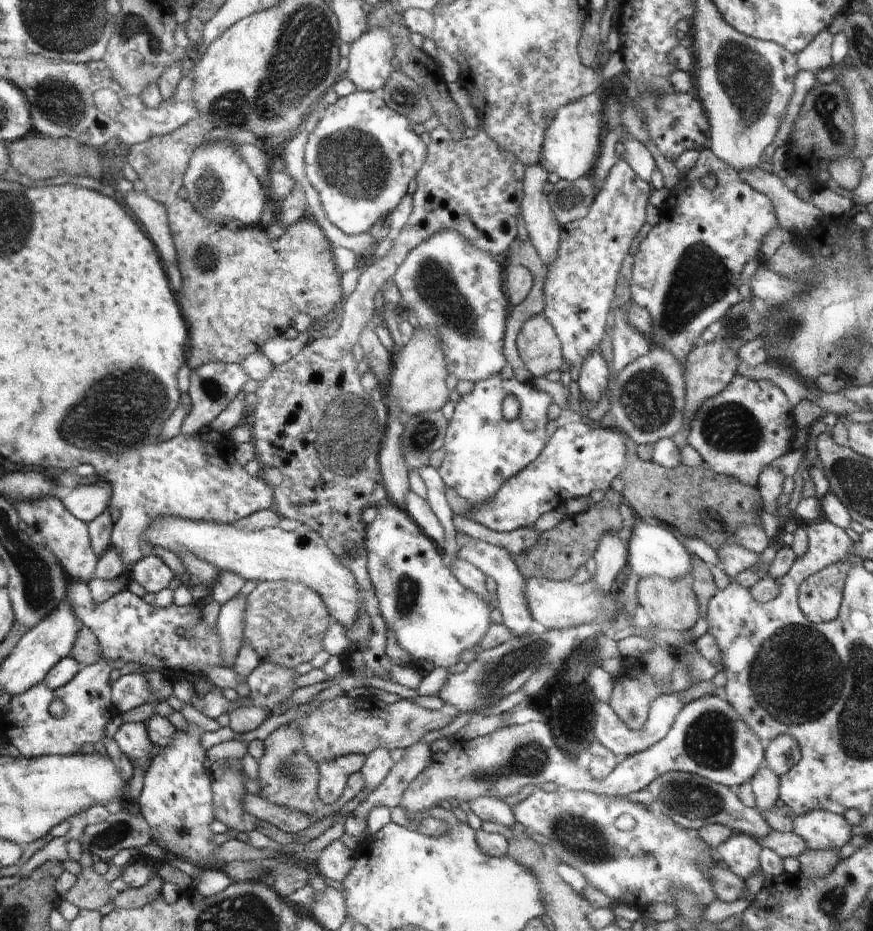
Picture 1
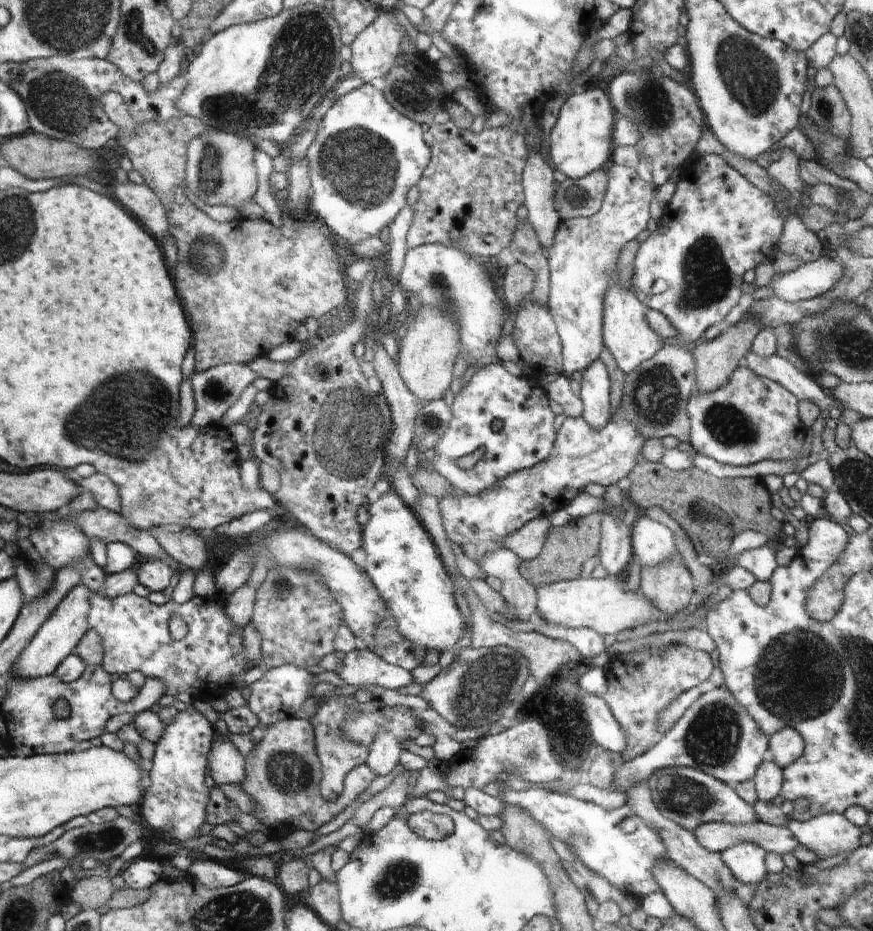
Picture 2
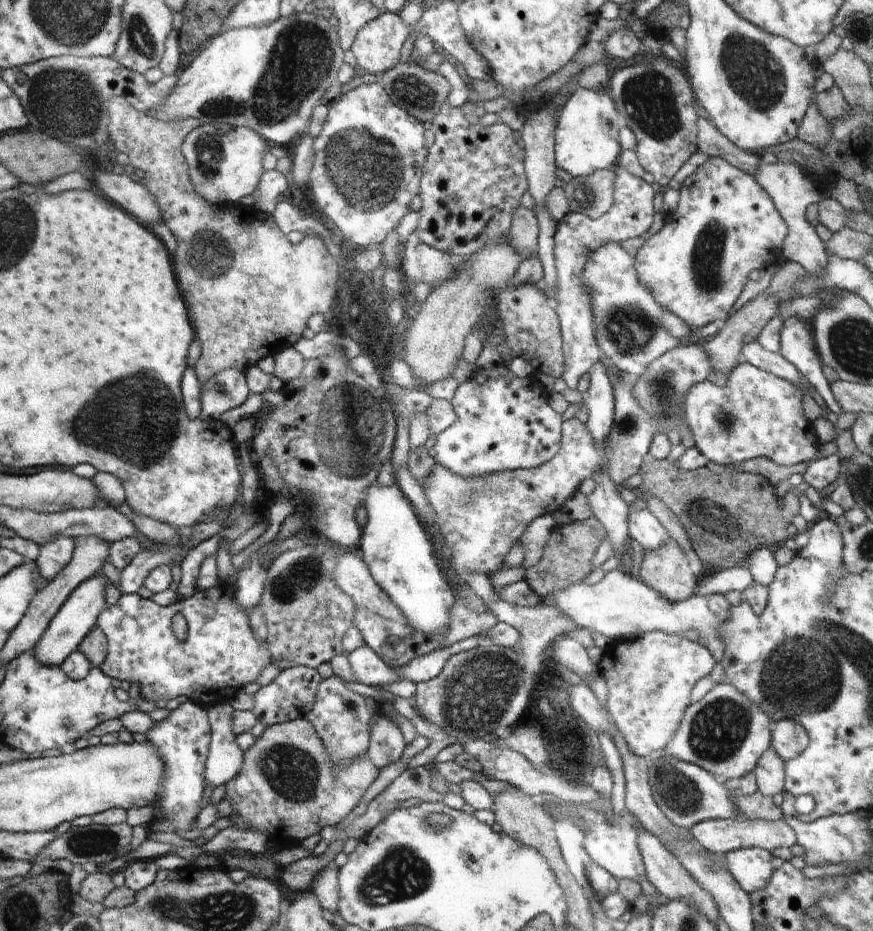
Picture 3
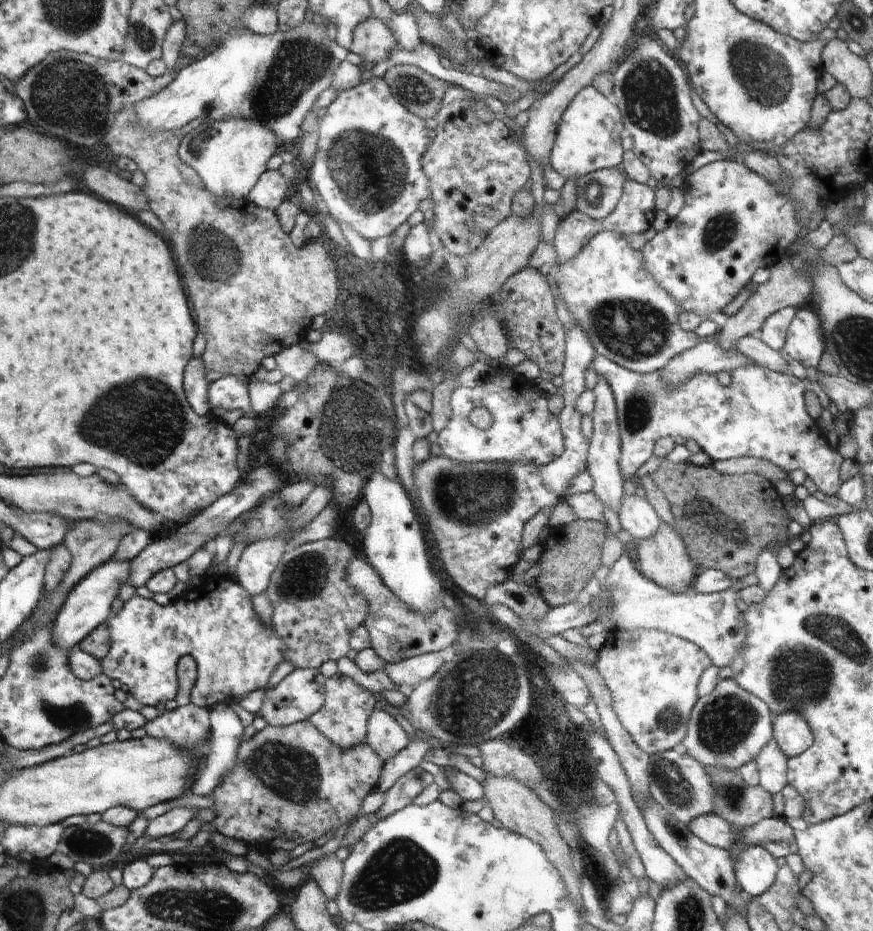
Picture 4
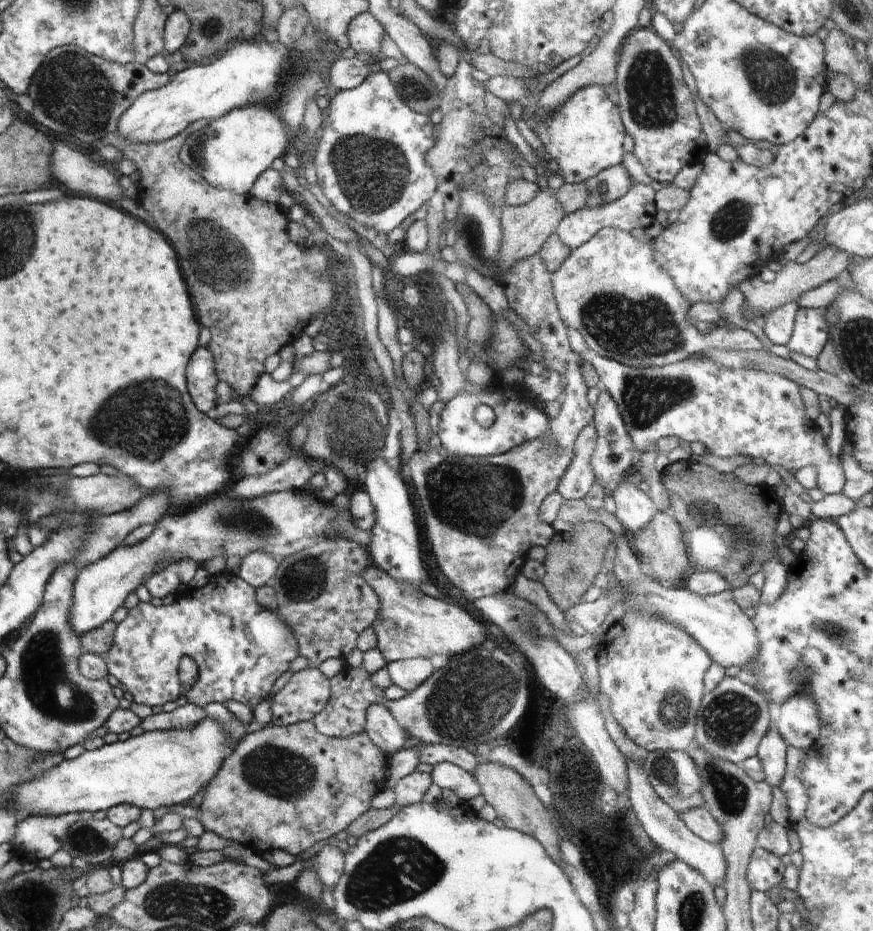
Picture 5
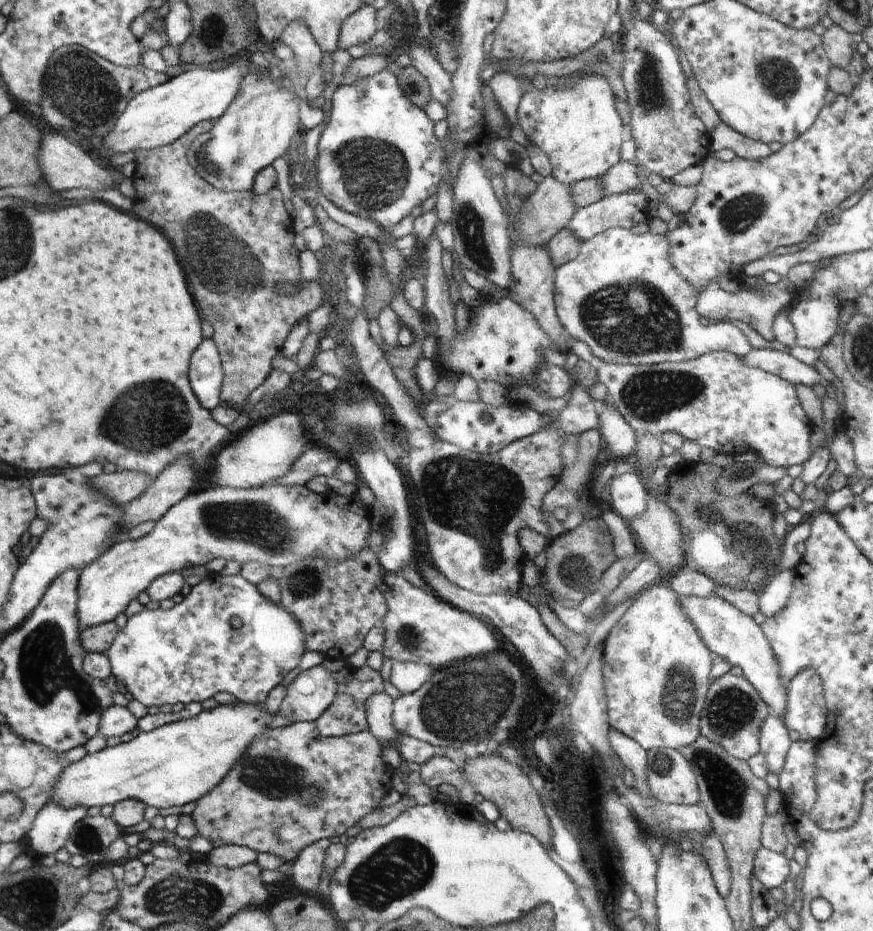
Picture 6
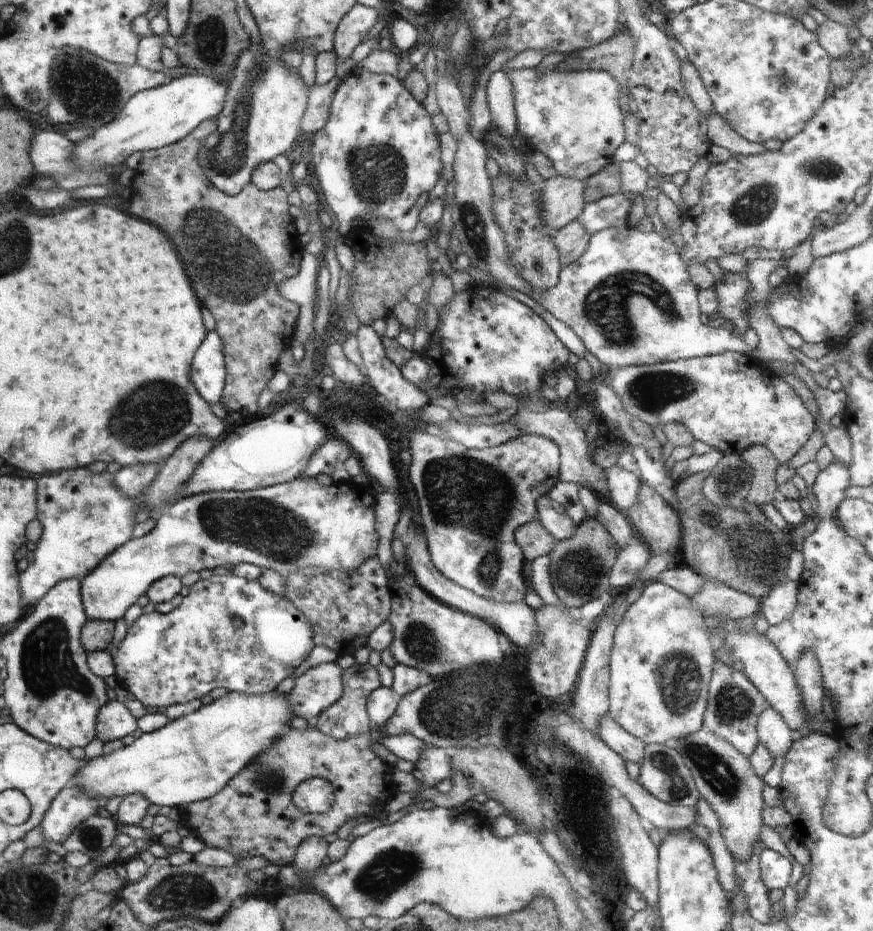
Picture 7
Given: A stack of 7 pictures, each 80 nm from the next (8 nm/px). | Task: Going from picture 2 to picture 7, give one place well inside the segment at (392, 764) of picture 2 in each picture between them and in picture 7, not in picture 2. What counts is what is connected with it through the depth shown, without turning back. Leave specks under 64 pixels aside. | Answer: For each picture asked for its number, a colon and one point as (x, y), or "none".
3: (386, 744)
4: (384, 734)
5: (382, 729)
6: (378, 710)
7: (382, 703)

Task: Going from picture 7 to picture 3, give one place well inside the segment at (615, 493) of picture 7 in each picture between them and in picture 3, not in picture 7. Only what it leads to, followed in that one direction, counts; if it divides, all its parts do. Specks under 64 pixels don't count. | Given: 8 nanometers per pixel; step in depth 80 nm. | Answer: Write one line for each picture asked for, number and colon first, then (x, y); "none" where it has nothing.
3: (644, 527)
4: (637, 517)
5: (634, 509)
6: (628, 493)

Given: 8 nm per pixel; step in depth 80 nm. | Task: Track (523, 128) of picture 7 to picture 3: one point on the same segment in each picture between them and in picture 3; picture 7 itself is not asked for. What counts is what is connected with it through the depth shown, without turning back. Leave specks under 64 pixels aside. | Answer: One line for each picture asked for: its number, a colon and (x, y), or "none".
3: (587, 139)
4: (588, 138)
5: (584, 136)
6: (576, 123)

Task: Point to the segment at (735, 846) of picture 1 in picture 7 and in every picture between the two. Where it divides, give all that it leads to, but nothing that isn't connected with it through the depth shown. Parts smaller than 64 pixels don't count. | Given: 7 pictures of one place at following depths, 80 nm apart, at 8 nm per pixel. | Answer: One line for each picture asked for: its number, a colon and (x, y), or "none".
2: (745, 860)
3: (752, 867)
4: (755, 870)
5: (765, 870)
6: (771, 869)
7: (775, 870)

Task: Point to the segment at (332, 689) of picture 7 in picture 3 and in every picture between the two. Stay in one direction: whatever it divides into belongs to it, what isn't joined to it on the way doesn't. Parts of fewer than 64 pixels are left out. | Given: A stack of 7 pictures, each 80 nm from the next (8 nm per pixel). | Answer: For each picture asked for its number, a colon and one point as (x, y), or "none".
3: (291, 696)
4: (299, 695)
5: (306, 693)
6: (313, 690)

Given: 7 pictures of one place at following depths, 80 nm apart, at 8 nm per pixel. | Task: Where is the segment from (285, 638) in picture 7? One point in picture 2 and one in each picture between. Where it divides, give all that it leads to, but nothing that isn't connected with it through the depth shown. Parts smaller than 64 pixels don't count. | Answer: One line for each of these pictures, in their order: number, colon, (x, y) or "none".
2: (136, 634)
3: (222, 653)
4: (235, 653)
5: (241, 649)
6: (189, 653)

